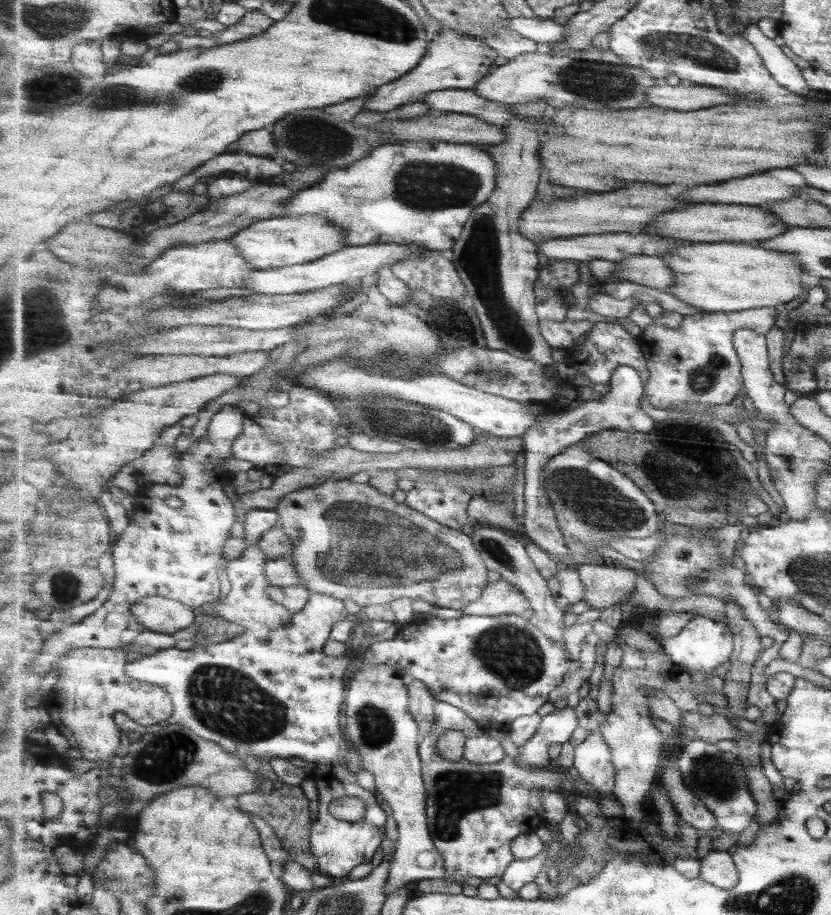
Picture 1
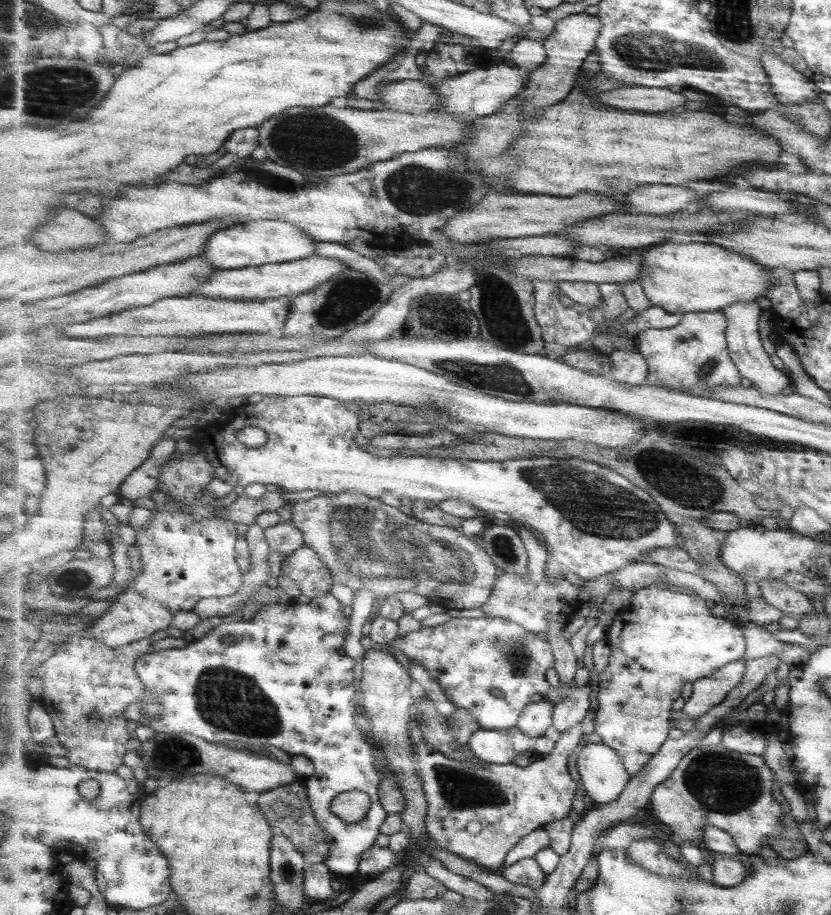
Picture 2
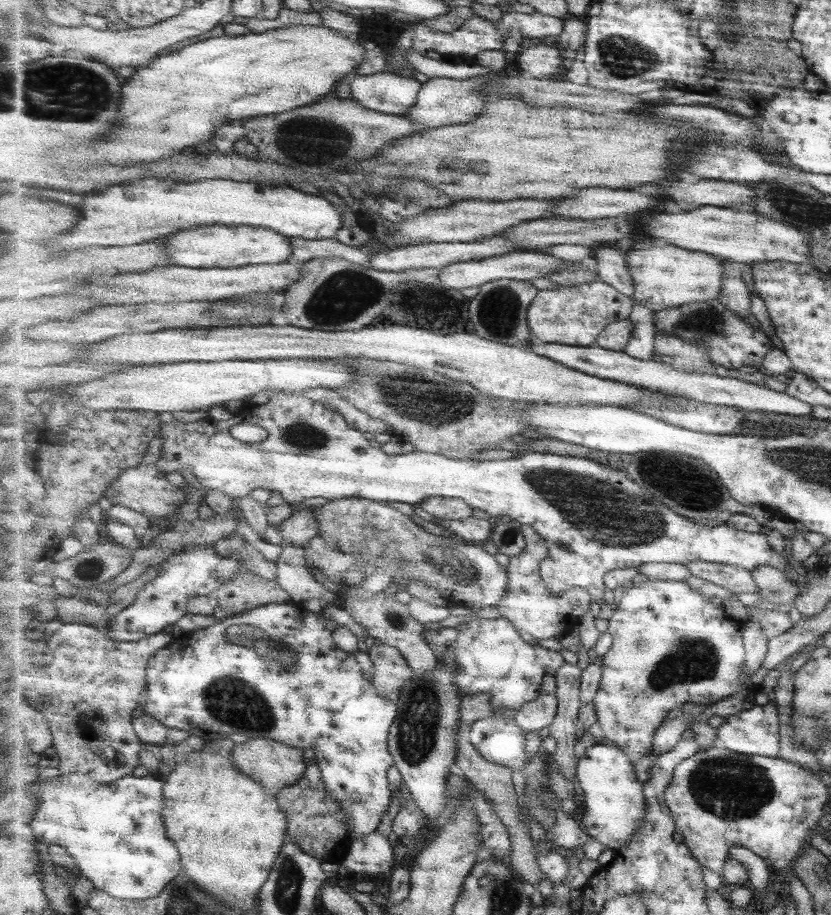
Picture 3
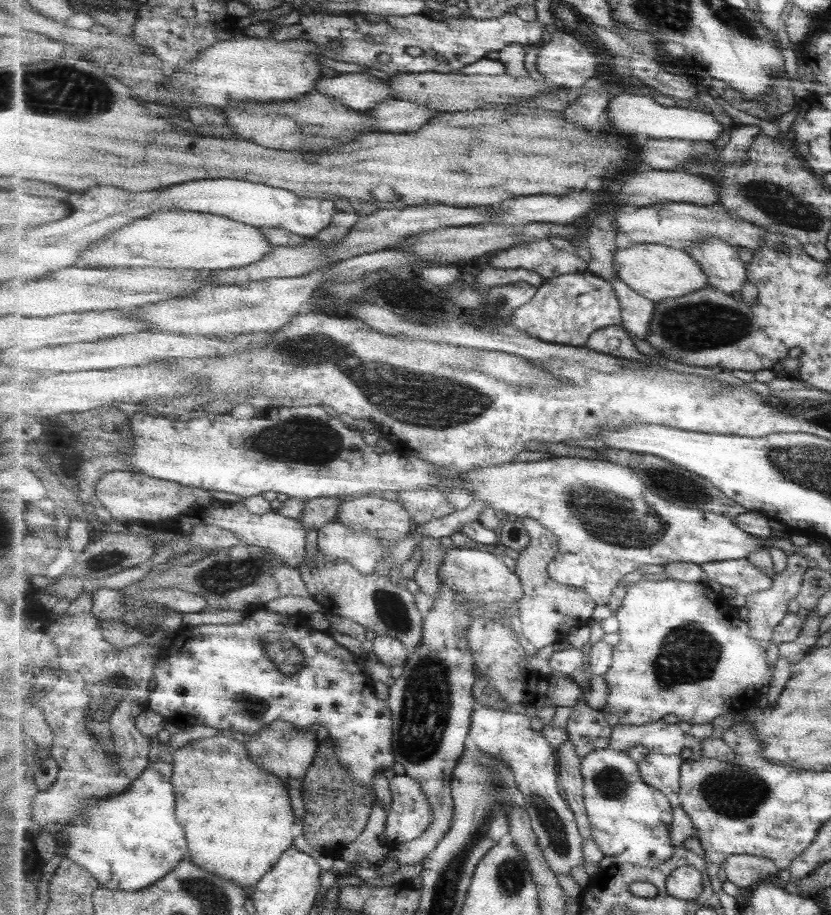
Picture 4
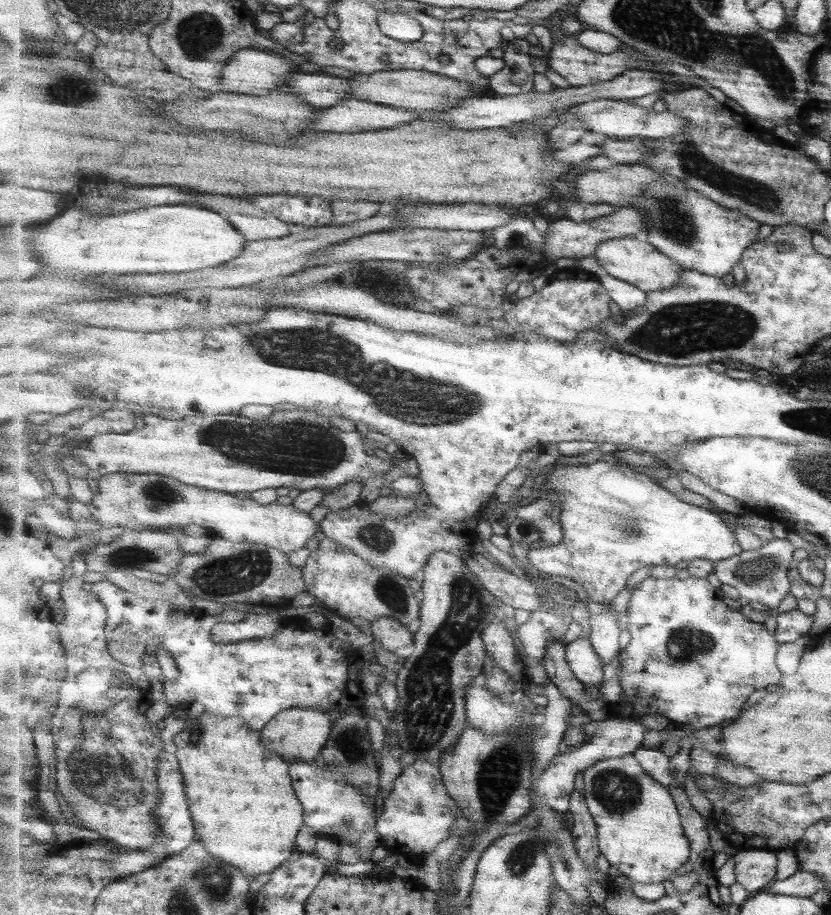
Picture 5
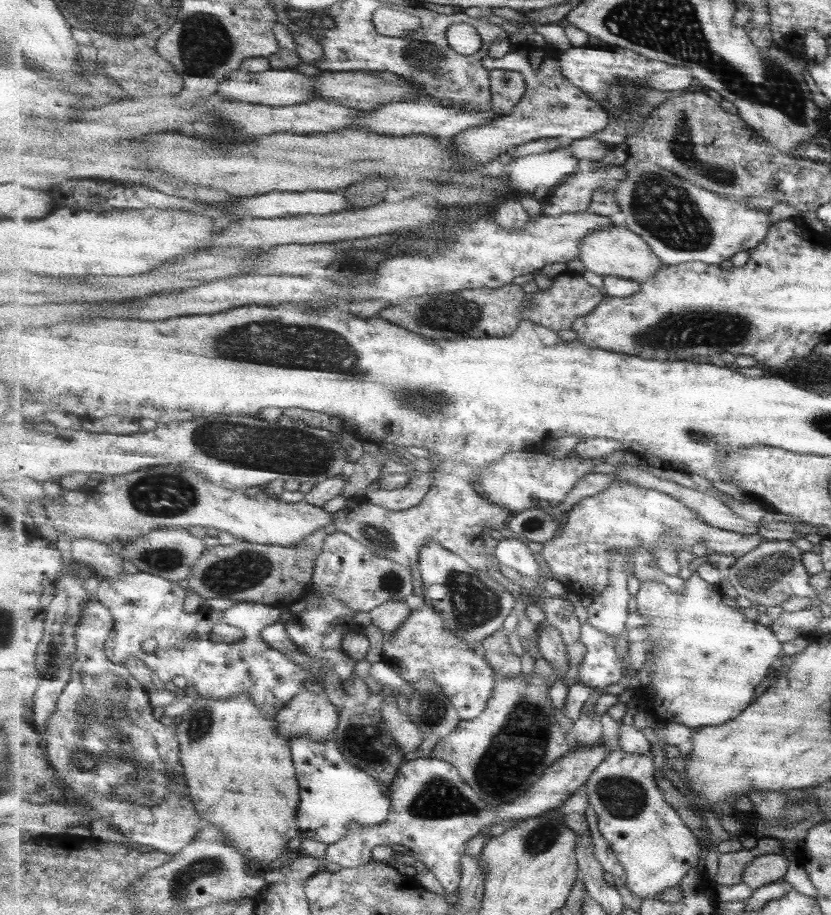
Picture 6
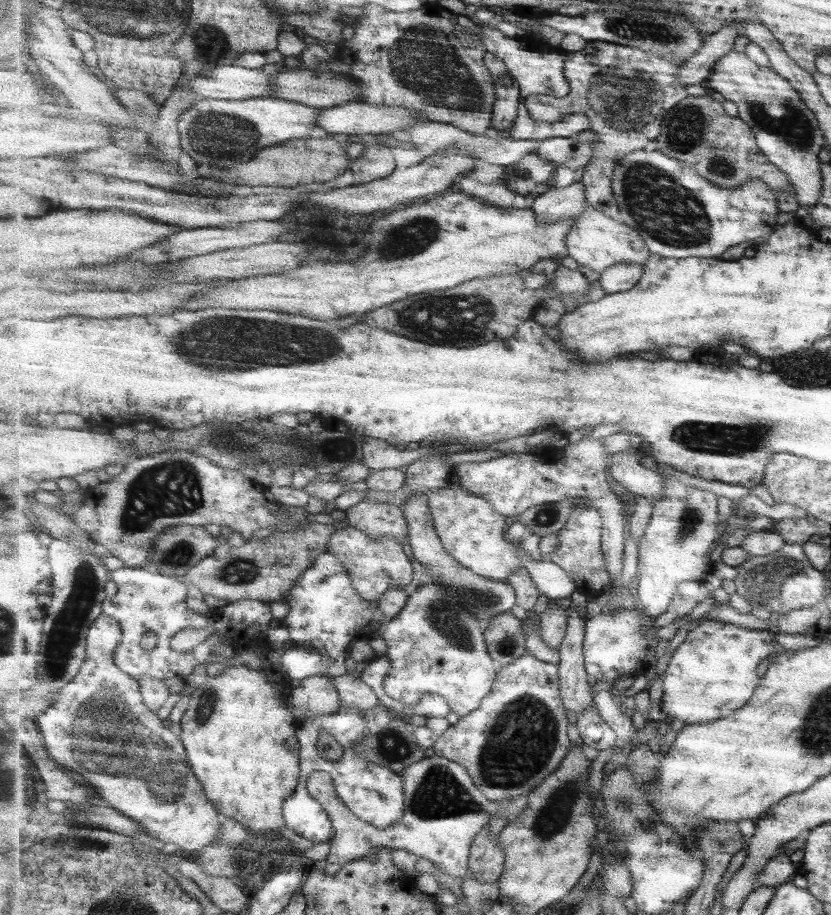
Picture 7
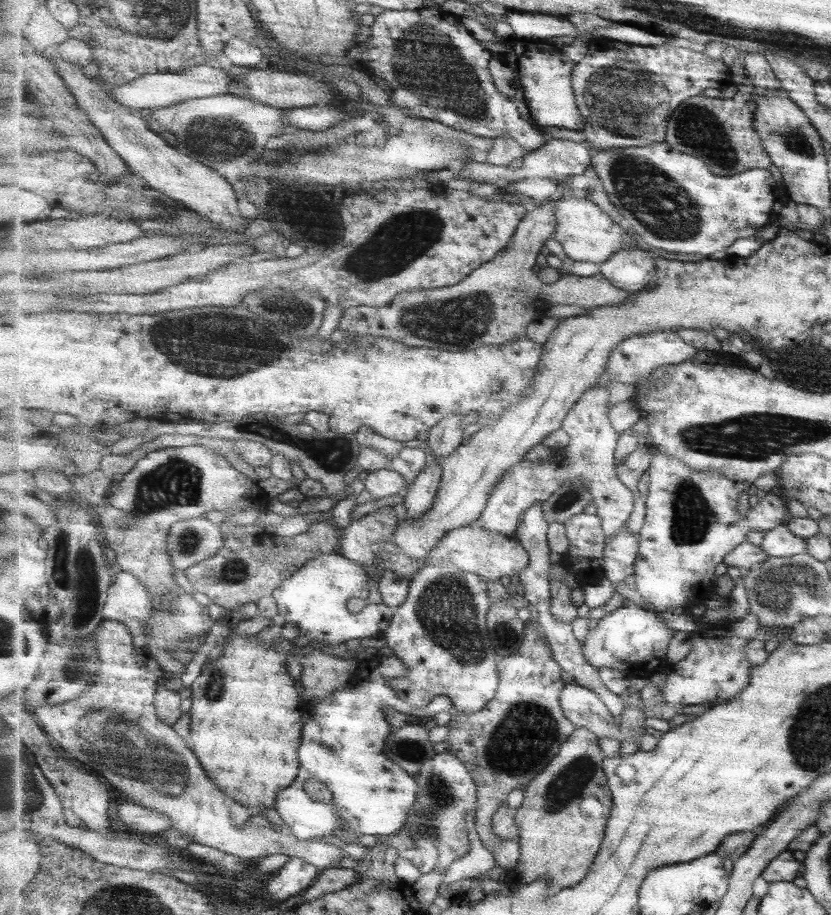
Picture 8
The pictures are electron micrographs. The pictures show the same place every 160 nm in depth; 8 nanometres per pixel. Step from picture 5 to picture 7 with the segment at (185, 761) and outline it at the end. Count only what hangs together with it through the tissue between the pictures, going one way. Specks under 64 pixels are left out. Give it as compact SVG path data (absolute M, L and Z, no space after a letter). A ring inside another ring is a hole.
M243 665L218 670L219 675L196 685L181 722L180 736L186 745L188 761L222 818L239 820L251 836L277 836L286 824L284 805L294 795L300 778L301 750L294 712L288 701L283 700L282 688L271 686L270 677L262 670Z

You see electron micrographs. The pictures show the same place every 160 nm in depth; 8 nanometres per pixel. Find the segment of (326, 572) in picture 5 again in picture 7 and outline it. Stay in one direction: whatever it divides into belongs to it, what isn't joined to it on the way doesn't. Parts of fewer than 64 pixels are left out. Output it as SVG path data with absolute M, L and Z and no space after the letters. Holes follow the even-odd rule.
M353 527L339 529L331 536L327 553L333 554L344 570L349 573L352 587L365 600L373 602L379 600L386 592L402 588L406 590L415 583L415 573L411 558L403 552L400 542L396 538L371 538L364 531Z

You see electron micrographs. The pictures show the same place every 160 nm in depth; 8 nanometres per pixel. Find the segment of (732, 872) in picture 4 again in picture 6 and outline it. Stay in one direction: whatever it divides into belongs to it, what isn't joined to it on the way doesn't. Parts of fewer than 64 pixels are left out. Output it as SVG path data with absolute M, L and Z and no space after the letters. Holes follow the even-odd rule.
M762 854L757 856L744 872L744 883L755 891L768 884L785 879L790 860L782 854Z

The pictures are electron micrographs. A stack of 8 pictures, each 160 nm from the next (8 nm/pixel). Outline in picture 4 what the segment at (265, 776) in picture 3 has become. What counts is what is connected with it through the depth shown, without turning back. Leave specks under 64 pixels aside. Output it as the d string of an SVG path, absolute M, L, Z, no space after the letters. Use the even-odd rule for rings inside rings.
M277 720L261 732L247 738L245 742L247 742L246 747L249 748L250 756L255 756L255 762L259 762L259 766L263 766L267 772L279 776L283 782L286 782L294 802L295 815L301 821L307 814L303 795L304 780L322 748L321 742L315 735L315 729L305 730L298 728L298 725L289 724L285 720Z

